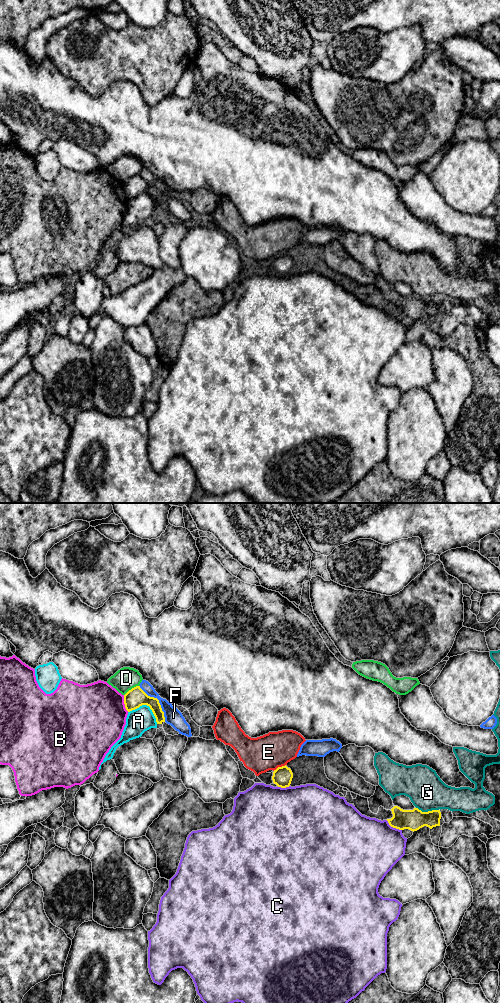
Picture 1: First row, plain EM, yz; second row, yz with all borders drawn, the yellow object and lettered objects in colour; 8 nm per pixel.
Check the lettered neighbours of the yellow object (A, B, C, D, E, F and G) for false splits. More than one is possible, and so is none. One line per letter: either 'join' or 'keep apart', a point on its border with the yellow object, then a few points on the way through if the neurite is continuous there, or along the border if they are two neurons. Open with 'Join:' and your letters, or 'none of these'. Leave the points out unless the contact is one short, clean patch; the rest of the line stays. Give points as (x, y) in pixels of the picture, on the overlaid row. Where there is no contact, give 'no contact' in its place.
Join: none of these
A: keep apart; contact yz (147, 705)
B: keep apart; contact yz (124, 703)
C: keep apart; contact yz (393, 827)
D: keep apart; contact yz (132, 688)
E: keep apart; contact yz (279, 767); border yz (285, 764), (273, 770)
F: keep apart; contact yz (158, 701)
G: keep apart; contact yz (428, 811)

